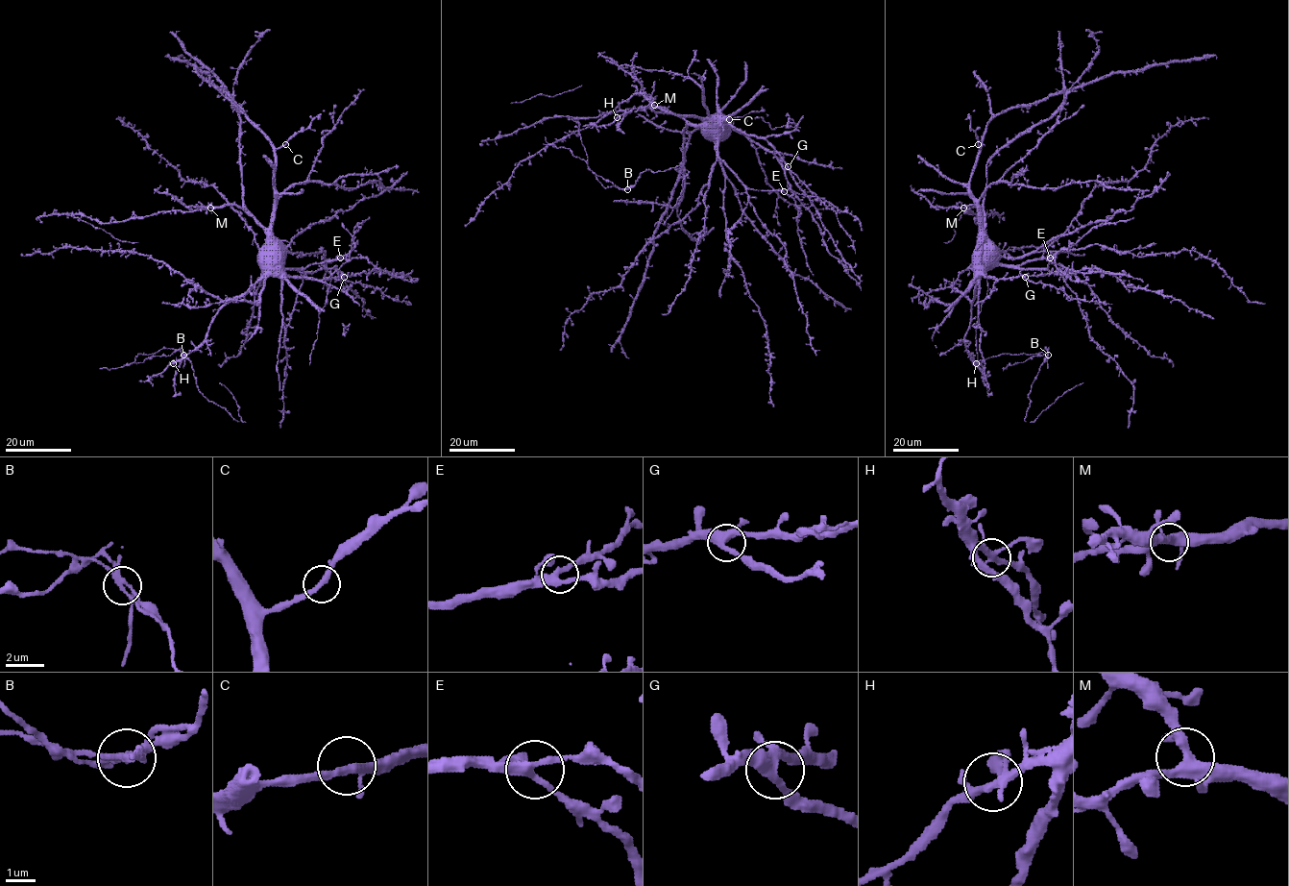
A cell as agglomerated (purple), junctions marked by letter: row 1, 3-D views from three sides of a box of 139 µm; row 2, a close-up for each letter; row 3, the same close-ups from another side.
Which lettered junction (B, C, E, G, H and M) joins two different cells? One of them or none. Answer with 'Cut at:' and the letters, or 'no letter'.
Cut at: B

